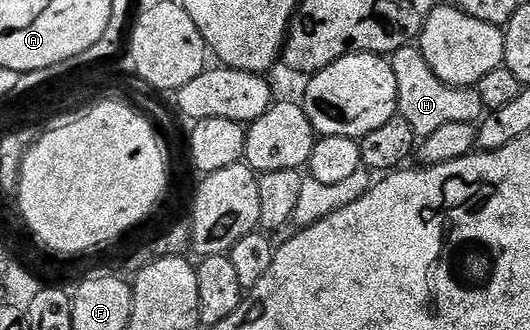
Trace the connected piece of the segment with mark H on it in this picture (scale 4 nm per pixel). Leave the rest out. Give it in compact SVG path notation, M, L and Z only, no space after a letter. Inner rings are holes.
M413 44L400 47L388 57L392 71L396 75L396 95L398 96L397 116L403 117L412 127L415 138L421 139L432 135L448 123L481 122L484 110L480 103L477 88L449 85L440 80L436 71L428 67L421 49Z

